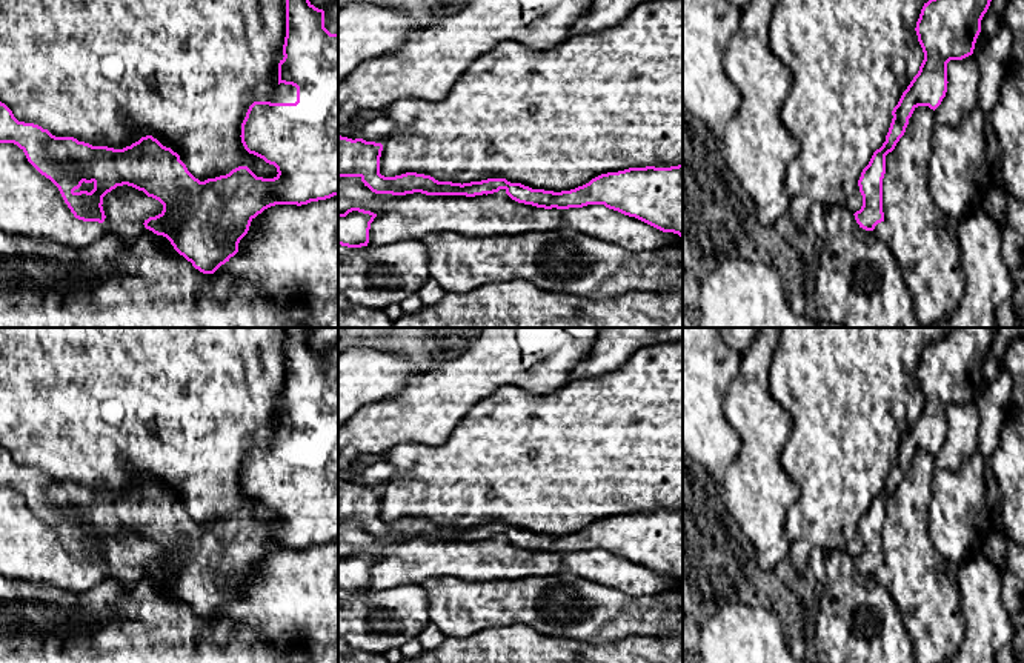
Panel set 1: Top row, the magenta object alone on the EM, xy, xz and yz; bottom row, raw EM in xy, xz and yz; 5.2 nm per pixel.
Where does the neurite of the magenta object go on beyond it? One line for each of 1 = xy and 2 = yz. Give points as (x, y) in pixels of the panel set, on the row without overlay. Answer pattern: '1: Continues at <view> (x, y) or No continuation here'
1: Continues at xy (283, 437)
2: No continuation here

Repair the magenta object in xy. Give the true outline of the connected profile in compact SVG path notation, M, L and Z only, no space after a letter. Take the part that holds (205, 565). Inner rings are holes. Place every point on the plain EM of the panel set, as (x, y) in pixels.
M311 328L286 329L286 381L283 403L278 408L278 431L268 446L254 446L241 468L241 488L249 498L277 512L274 523L257 521L248 511L238 511L226 520L200 526L171 492L152 480L123 494L92 491L74 481L55 481L34 468L18 466L12 455L0 446L0 488L14 488L28 506L60 535L75 563L103 568L103 541L117 531L132 531L158 545L163 555L145 565L145 572L166 581L174 594L203 618L214 618L238 597L240 585L248 578L251 566L275 549L308 549L338 540L338 346L324 354L309 346Z

